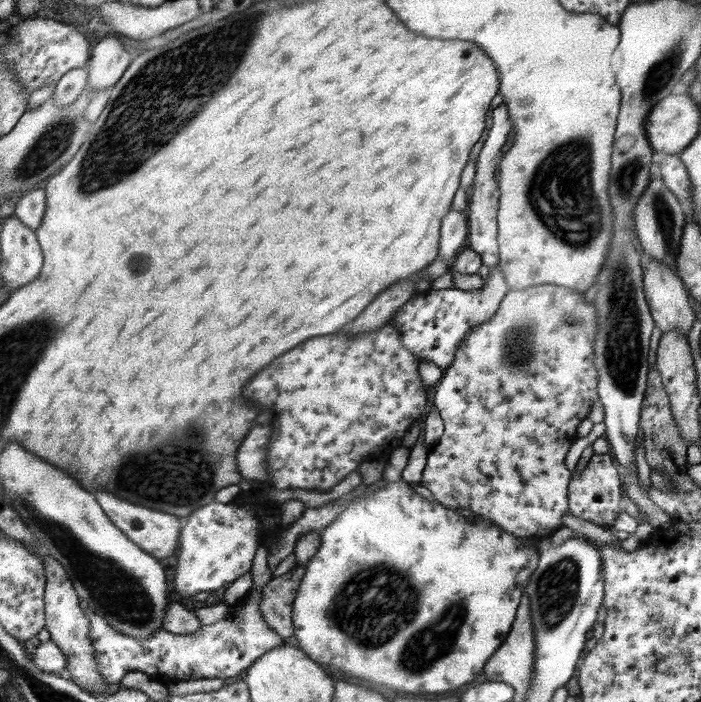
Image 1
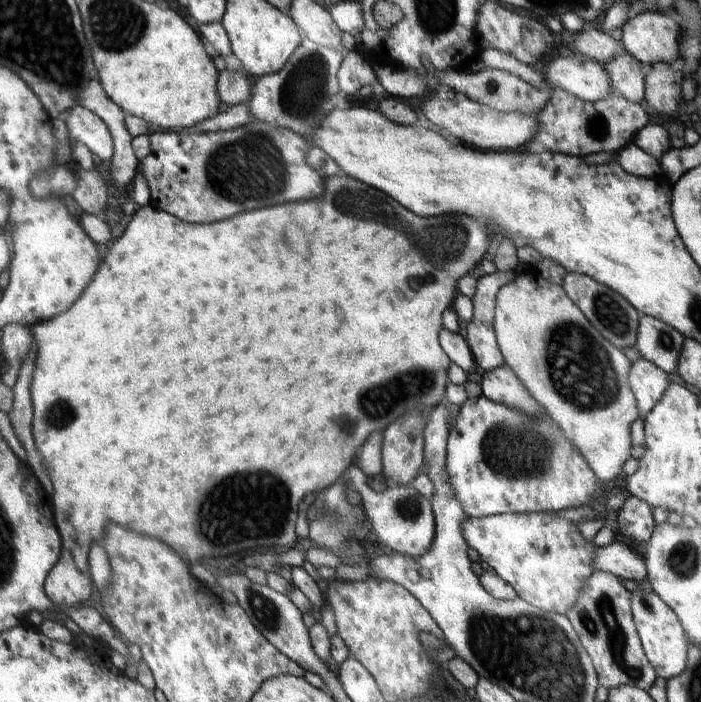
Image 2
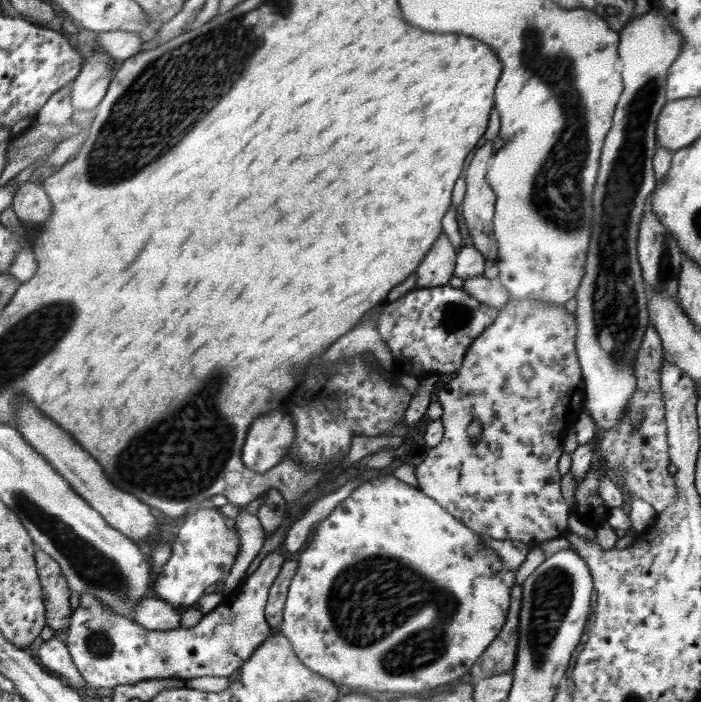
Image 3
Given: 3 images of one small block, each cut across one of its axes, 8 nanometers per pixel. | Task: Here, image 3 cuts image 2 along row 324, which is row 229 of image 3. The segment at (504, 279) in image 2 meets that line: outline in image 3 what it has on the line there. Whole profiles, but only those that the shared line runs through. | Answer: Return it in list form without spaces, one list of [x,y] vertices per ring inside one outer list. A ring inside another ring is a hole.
[[[492,143],[484,144],[482,148],[478,148],[474,152],[472,162],[466,168],[466,191],[461,211],[464,214],[464,221],[466,222],[470,236],[472,237],[473,246],[484,256],[485,260],[496,261],[499,252],[499,244],[493,234],[493,217],[494,204],[496,203],[496,196],[494,191],[490,190],[490,183],[487,181],[488,160],[492,156]]]

